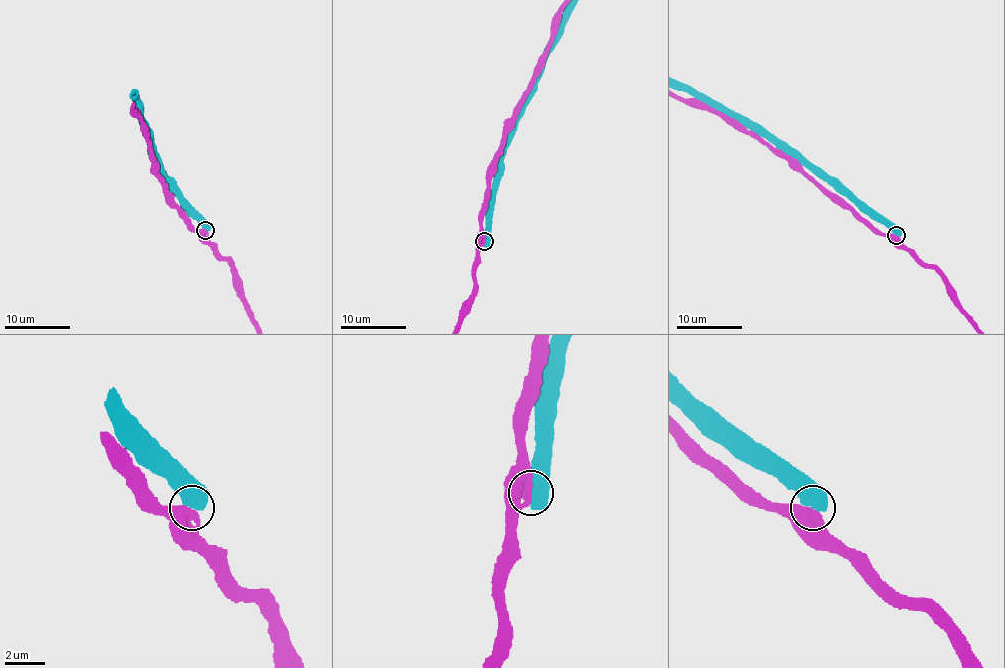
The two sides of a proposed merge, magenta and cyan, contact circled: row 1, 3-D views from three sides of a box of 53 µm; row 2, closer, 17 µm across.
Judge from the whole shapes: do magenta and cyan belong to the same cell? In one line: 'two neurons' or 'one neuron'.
two neurons

